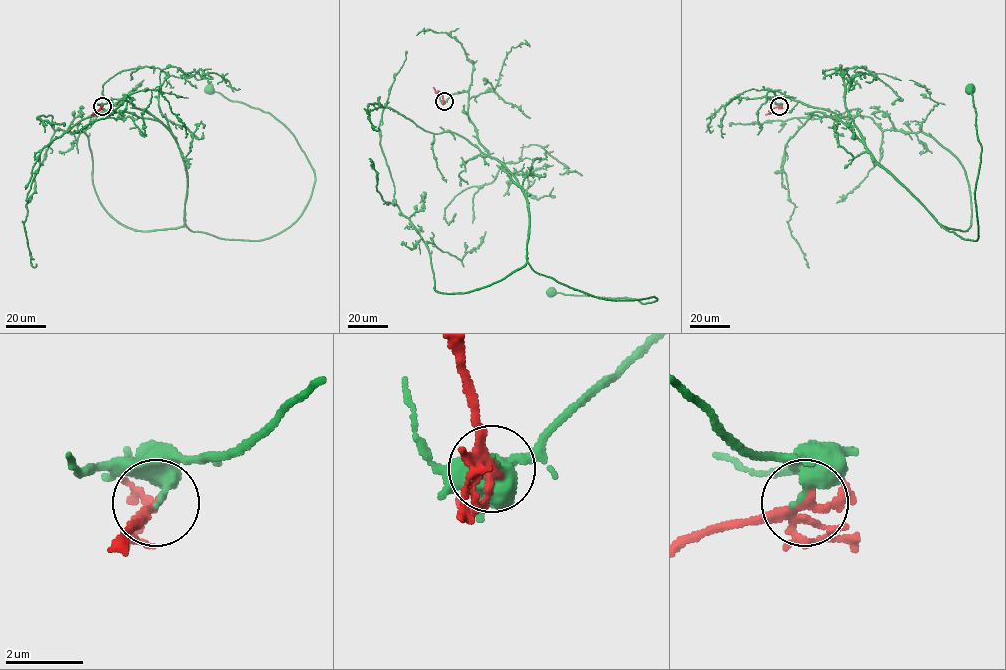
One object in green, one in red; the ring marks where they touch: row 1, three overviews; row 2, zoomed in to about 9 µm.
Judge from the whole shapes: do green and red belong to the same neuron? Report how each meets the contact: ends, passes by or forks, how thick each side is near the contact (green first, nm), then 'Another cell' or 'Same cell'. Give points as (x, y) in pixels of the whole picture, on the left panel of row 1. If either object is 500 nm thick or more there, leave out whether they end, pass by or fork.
At the ring green ends. At the ring red forks. Thickness 360 nm (green) against 200 nm. Another cell

